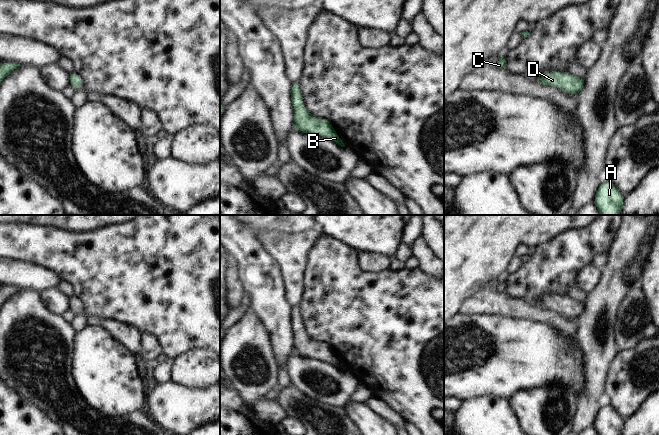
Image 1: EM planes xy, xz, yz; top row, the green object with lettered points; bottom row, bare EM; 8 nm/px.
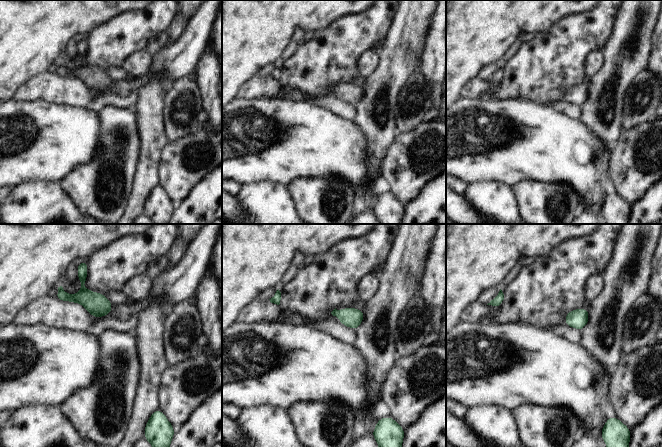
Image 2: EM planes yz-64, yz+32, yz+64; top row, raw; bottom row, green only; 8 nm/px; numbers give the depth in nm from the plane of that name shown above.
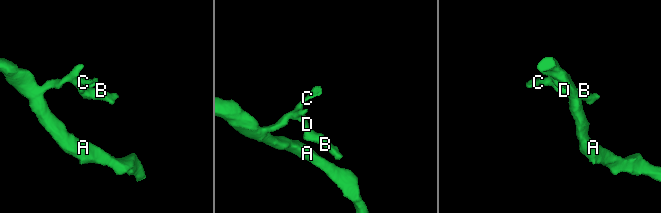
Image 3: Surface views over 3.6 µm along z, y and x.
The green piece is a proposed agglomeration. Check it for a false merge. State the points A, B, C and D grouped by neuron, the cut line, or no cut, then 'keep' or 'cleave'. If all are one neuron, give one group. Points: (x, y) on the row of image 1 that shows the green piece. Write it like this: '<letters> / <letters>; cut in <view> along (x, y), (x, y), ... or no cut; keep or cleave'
A B C D; no cut; keep

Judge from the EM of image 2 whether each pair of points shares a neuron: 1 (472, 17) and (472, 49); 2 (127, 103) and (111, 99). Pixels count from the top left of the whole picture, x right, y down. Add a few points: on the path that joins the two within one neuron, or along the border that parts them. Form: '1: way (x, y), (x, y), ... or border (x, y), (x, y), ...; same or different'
1: way (472, 25), (472, 41); same
2: way (123, 103), (115, 100); same

